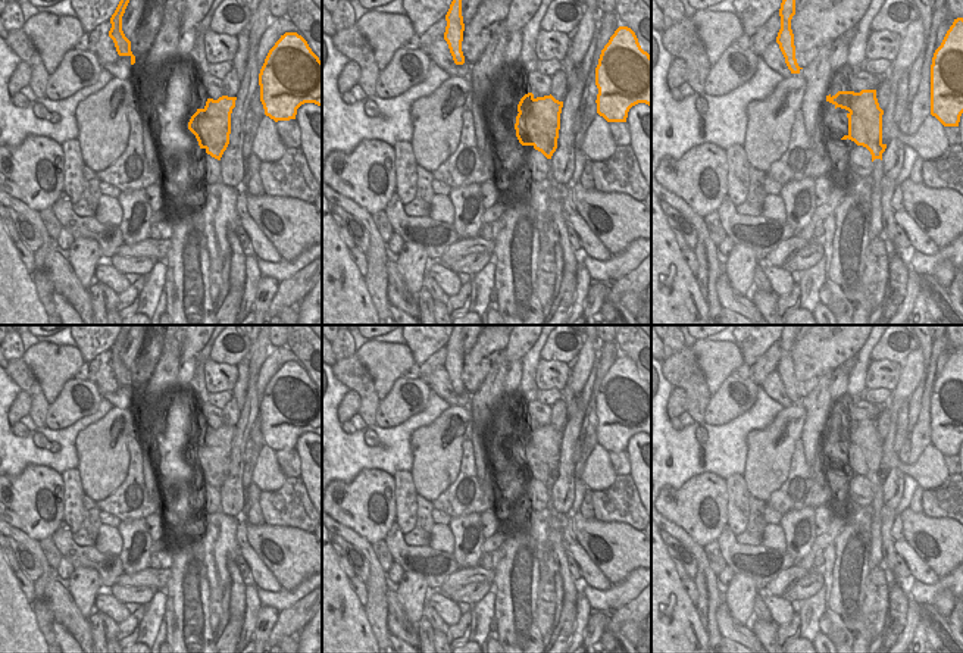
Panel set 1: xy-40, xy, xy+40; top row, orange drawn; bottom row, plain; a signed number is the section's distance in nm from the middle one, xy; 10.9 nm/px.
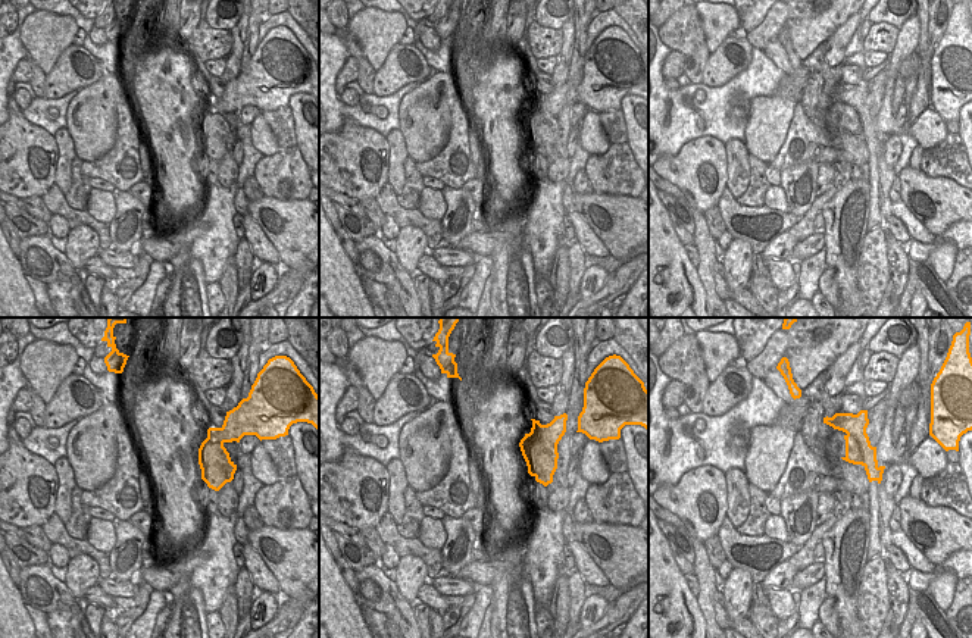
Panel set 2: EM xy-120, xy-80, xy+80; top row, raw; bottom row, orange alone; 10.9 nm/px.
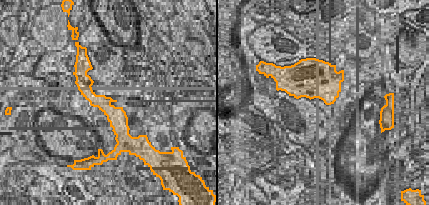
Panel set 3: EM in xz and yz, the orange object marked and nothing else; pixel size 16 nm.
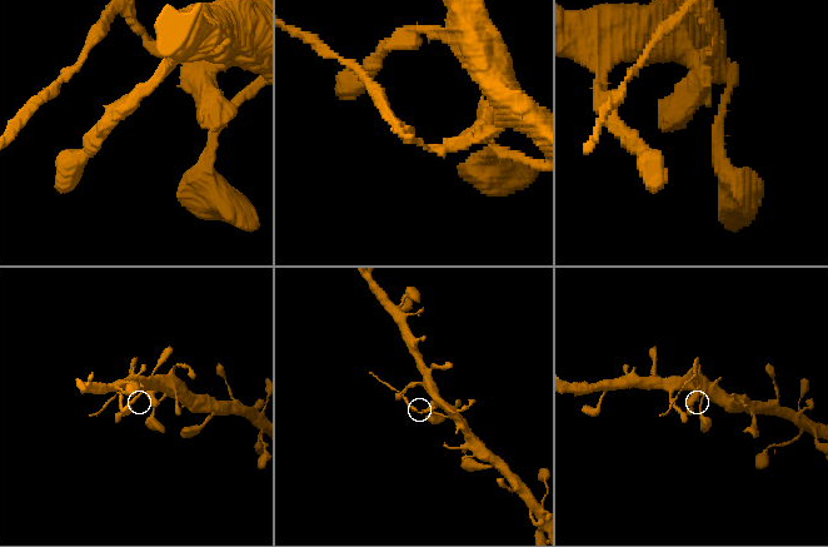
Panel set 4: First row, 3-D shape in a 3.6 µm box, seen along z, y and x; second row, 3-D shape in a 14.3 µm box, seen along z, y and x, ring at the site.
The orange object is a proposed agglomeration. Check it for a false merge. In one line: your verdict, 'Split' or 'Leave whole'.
Split

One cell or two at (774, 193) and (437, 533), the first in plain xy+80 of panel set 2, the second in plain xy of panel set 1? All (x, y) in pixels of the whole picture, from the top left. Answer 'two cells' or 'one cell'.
one cell

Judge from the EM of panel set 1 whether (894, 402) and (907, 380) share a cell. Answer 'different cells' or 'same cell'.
same cell

